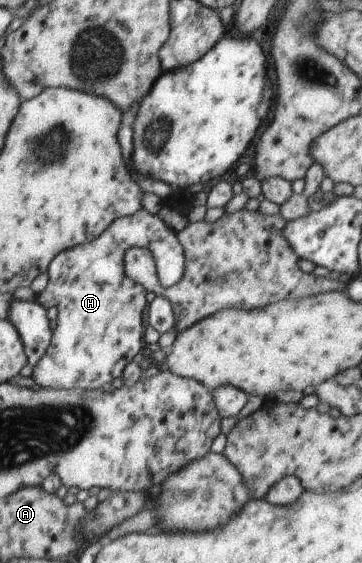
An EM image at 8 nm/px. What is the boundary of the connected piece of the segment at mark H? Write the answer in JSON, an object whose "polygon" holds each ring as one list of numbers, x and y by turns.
{"polygon":[[139,209,129,216,116,218,107,229,92,241,78,244,60,252,48,266,48,283,37,295,42,306,56,306,57,326,44,357,33,367,32,378,48,389,101,389,103,384,118,384,125,365,143,348,143,308,146,288,135,283,124,271,125,253,133,246,149,248,153,253,161,286,173,286,184,273,184,250,176,232,157,214]]}

